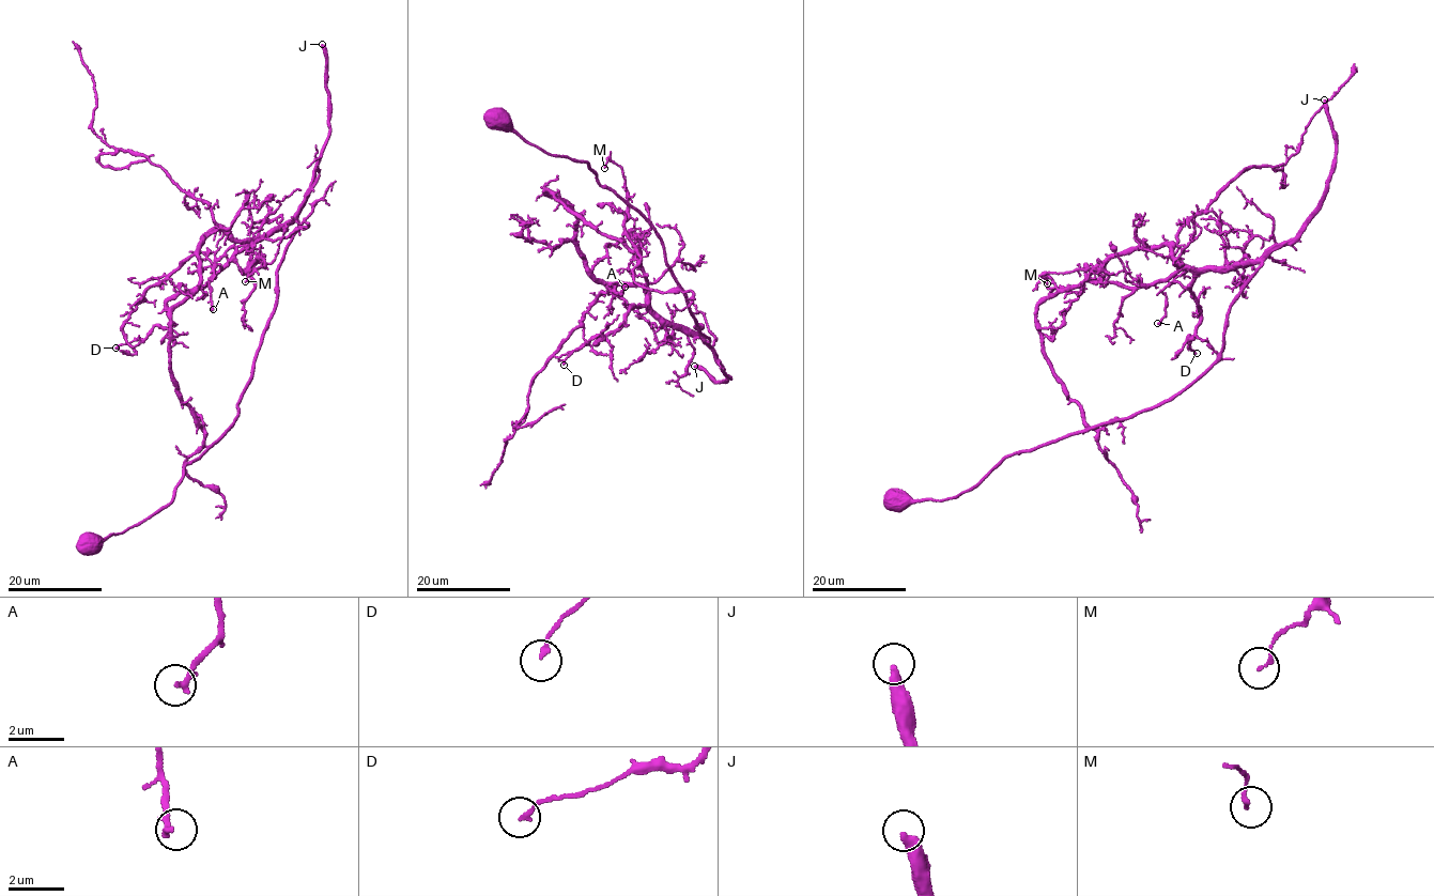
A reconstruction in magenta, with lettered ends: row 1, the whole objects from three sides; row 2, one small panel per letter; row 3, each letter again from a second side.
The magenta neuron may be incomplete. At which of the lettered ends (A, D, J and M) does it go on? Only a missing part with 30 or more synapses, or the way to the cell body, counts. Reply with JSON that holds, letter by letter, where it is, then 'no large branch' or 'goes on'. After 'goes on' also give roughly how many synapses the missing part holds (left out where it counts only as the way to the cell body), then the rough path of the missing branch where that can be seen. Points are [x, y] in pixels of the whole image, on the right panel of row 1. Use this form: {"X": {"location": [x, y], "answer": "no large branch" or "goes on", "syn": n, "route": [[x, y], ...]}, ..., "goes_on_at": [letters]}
{"A": {"location": [1157, 323], "answer": "no large branch"}, "D": {"location": [1197, 353], "answer": "no large branch"}, "J": {"location": [1324, 99], "answer": "goes on", "syn": 300}, "M": {"location": [1047, 283], "answer": "no large branch"}, "goes_on_at": ["J"]}

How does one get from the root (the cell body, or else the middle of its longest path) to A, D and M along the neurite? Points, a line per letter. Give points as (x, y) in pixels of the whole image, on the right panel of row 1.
A: (896, 503), (957, 496), (1016, 452), (1171, 399), (1216, 360), (1231, 303), (1262, 262), (1173, 281), (1157, 323)
D: (896, 503), (957, 496), (1016, 452), (1171, 399), (1216, 360), (1231, 303), (1262, 262), (1197, 275), (1197, 353)
M: (896, 503), (957, 496), (1016, 452), (1171, 399), (1216, 360), (1262, 262), (1047, 283)

